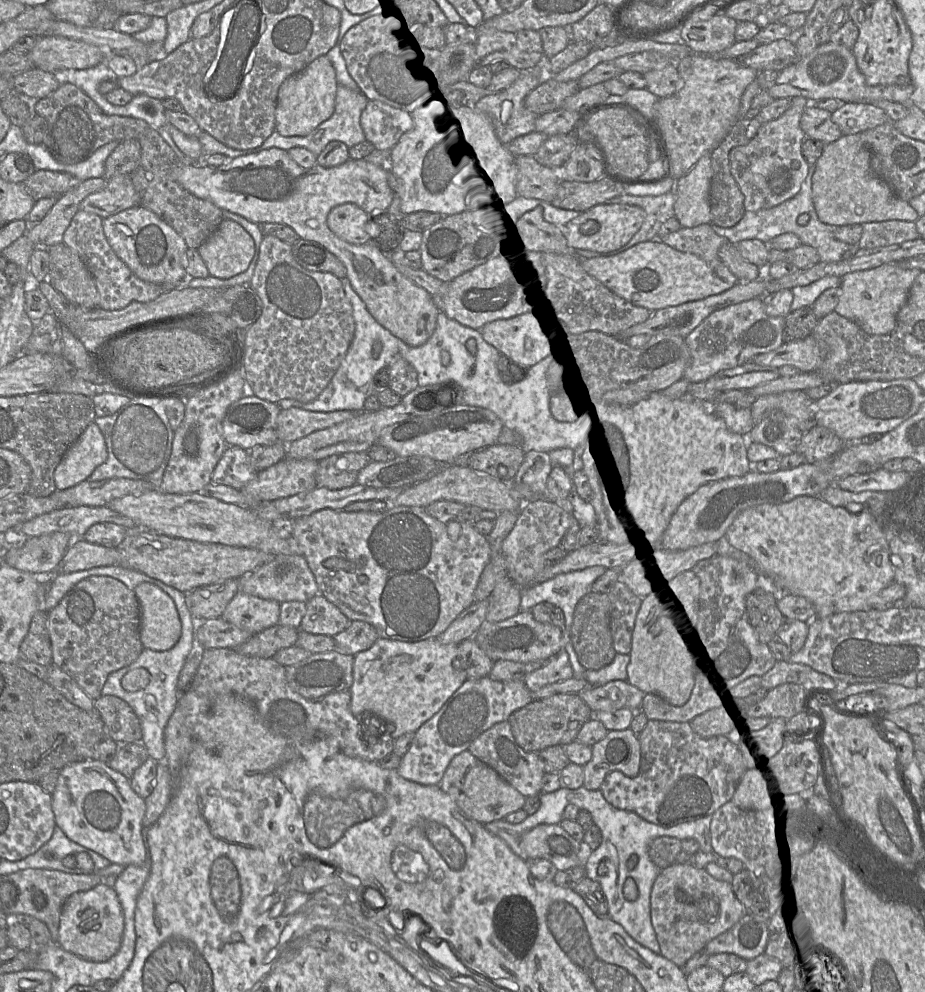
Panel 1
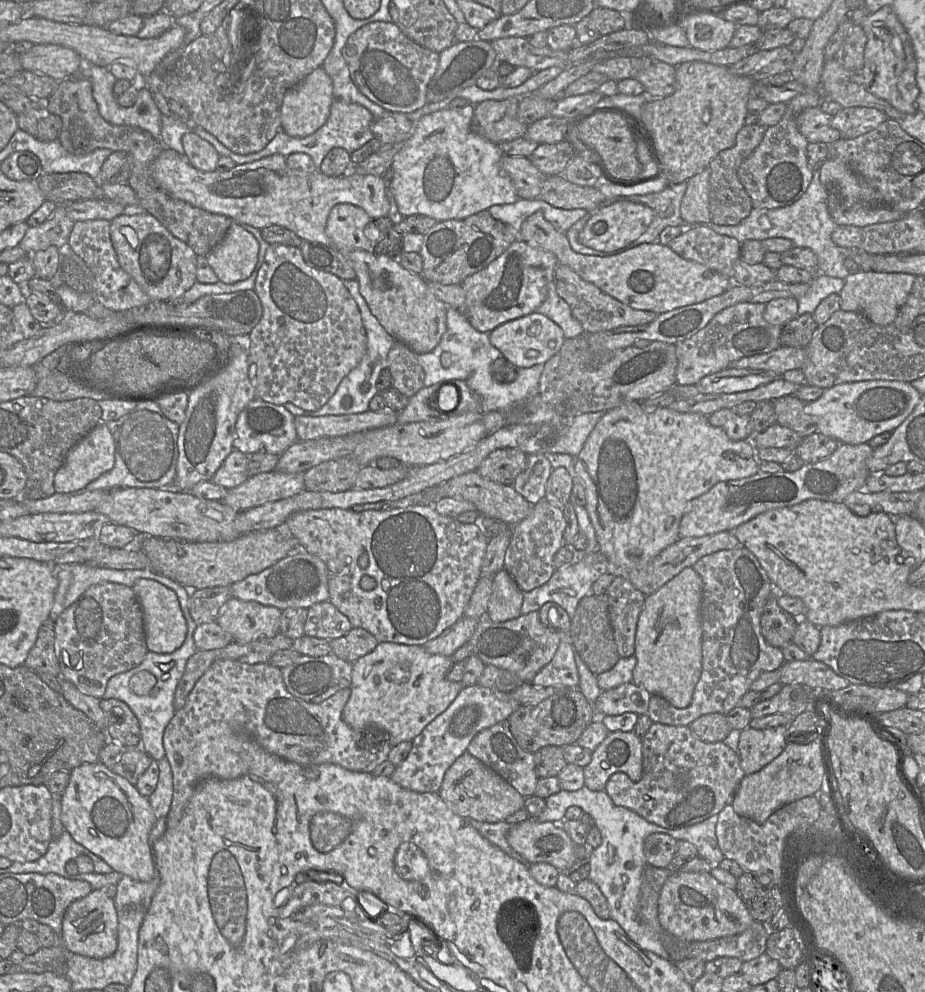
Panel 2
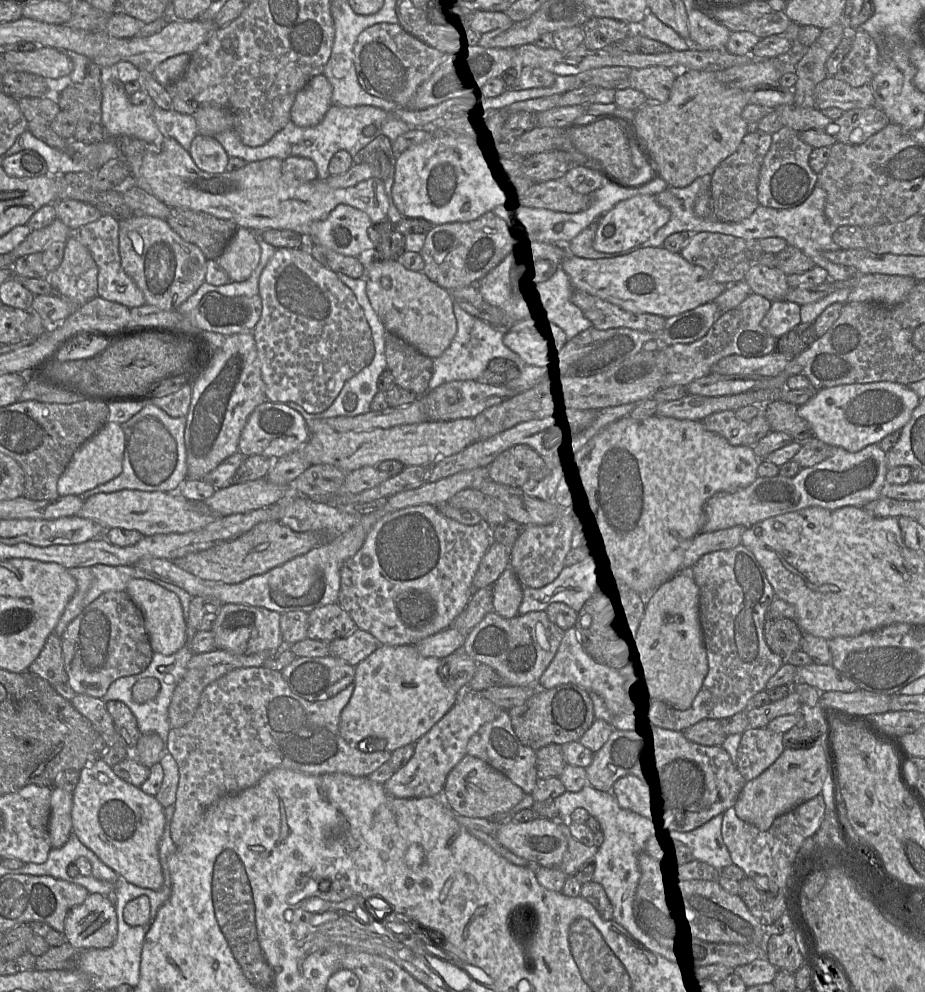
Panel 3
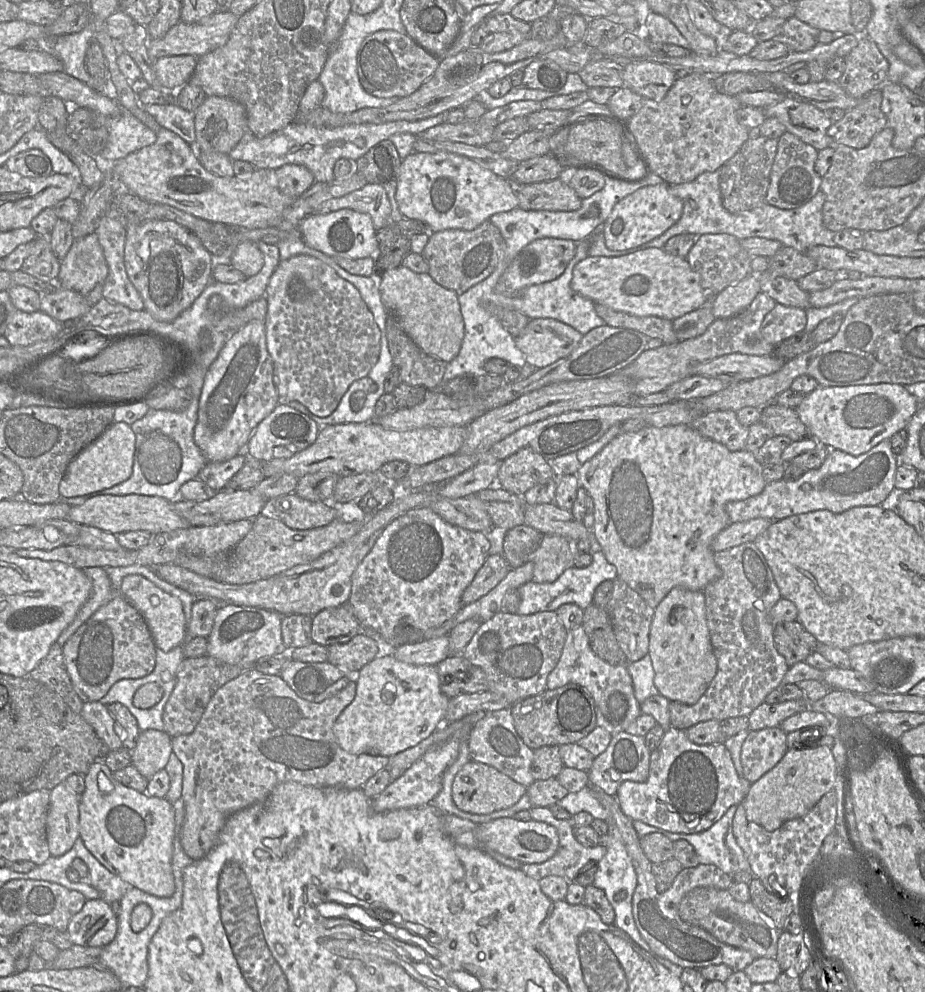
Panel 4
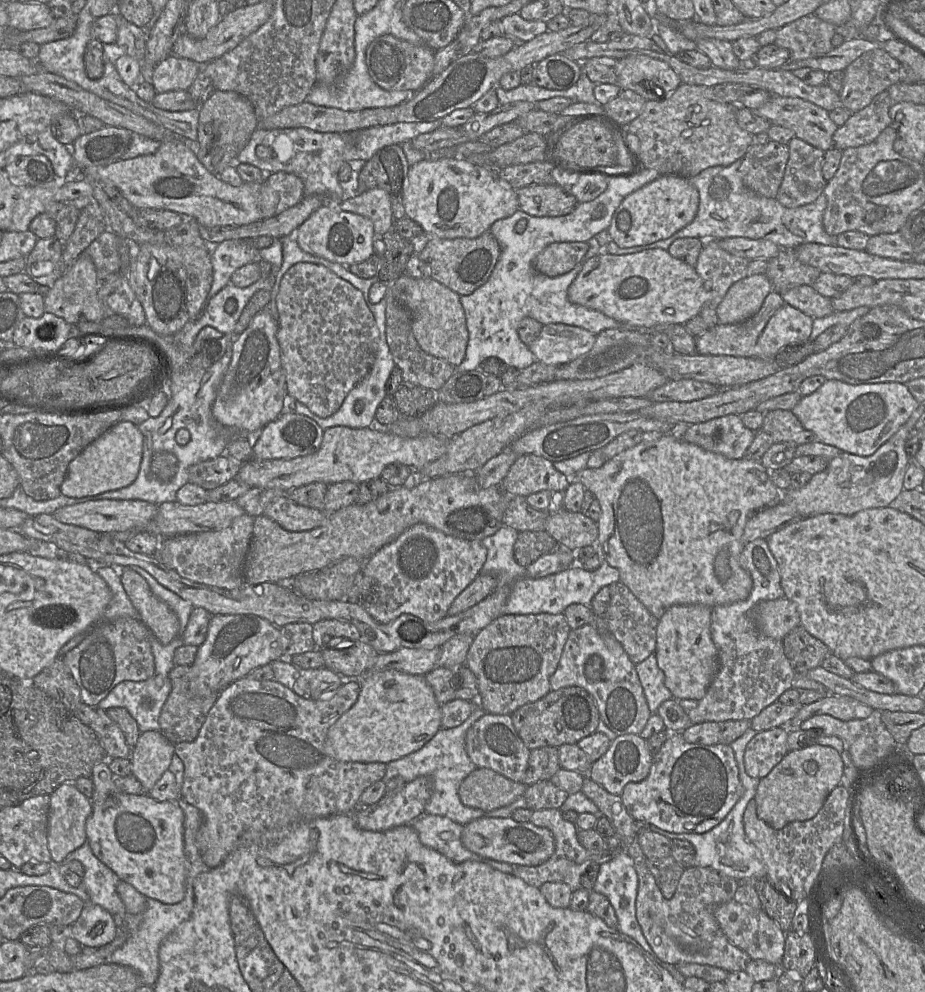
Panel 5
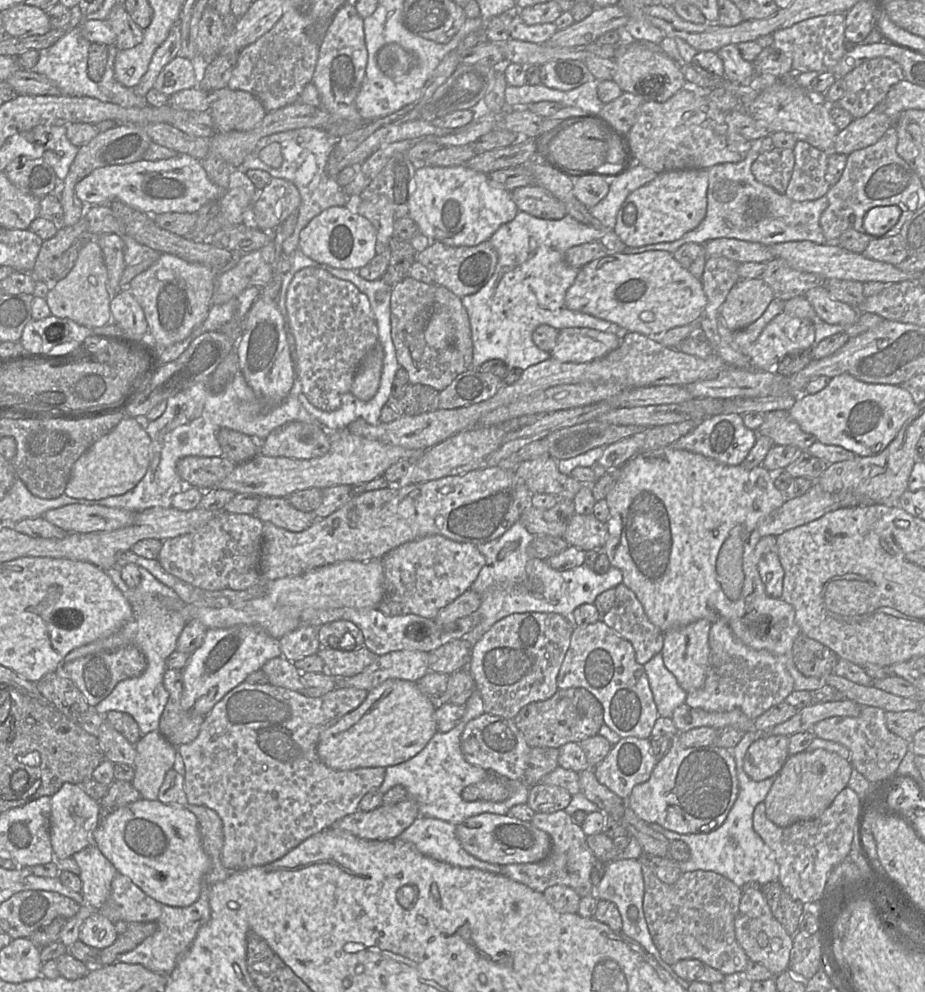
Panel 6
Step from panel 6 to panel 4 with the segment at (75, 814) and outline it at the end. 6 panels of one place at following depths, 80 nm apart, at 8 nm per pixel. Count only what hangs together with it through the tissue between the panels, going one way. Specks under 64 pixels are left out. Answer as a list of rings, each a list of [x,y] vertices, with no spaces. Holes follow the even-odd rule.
[[[65,782],[58,784],[50,791],[47,842],[51,856],[62,856],[80,837],[79,797]]]

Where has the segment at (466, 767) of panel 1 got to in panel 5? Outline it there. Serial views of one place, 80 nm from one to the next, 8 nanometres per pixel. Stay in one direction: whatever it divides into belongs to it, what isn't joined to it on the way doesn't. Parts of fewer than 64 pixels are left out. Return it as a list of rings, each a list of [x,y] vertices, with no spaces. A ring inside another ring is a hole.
[[[477,767],[461,782],[458,795],[467,807],[491,811],[524,796],[527,786],[489,768]]]

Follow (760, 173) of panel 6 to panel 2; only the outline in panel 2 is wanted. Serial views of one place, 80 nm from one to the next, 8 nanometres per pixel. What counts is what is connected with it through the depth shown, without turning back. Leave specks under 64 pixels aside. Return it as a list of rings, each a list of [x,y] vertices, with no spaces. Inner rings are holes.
[[[759,123],[745,124],[737,133],[735,145],[721,151],[709,164],[711,222],[717,225],[734,226],[745,219],[753,209],[751,199],[738,179],[737,171],[741,163],[749,157],[761,143],[767,127]]]

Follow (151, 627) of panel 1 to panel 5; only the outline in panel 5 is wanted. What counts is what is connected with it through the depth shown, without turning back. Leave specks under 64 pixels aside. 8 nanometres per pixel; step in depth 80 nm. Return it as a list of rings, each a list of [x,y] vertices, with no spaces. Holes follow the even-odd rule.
[[[131,568],[122,569],[121,583],[133,607],[139,613],[140,620],[152,634],[166,645],[178,633],[179,620],[170,607],[156,597],[146,580]]]

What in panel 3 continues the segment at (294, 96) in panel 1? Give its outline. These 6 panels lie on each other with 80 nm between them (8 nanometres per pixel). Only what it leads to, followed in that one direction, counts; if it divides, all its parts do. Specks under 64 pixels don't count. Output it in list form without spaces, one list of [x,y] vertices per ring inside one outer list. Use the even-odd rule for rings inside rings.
[[[321,73],[312,77],[300,90],[291,108],[291,122],[298,127],[317,125],[331,105],[332,85]]]

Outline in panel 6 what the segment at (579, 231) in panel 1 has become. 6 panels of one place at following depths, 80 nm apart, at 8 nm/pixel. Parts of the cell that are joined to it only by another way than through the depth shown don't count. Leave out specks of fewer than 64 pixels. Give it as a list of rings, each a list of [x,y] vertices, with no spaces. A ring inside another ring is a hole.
[[[707,169],[659,173],[654,180],[631,192],[617,213],[614,232],[627,247],[673,242],[695,229],[707,212]]]

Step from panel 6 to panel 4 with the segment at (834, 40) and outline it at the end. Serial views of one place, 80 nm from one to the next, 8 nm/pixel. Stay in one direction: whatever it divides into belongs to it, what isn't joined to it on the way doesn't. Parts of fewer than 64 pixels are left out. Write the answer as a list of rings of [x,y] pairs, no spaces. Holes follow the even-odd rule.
[[[793,16],[785,21],[781,32],[773,39],[786,44],[793,52],[805,52],[818,44],[819,32]]]

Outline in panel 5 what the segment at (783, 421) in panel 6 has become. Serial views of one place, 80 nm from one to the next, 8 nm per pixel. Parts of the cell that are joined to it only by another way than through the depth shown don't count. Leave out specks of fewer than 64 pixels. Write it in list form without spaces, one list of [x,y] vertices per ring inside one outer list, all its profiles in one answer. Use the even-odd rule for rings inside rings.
[[[772,410],[764,414],[762,431],[770,434],[775,442],[793,442],[796,445],[817,440],[814,433],[806,430],[791,410]]]

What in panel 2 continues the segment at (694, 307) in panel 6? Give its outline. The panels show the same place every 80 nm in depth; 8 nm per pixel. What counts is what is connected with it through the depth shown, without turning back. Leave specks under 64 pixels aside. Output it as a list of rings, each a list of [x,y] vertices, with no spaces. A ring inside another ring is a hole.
[[[541,211],[535,212],[522,223],[519,238],[552,252],[559,264],[570,267],[583,280],[636,310],[653,311],[656,314],[669,312],[718,296],[733,284],[729,277],[682,258],[668,245],[662,245],[658,241],[603,257],[577,253],[571,248],[567,235],[554,228]]]

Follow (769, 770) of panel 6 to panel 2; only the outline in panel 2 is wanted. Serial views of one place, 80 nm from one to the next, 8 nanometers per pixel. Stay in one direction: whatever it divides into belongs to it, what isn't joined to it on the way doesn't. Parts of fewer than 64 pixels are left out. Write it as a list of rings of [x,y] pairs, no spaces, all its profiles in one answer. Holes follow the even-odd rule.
[[[787,726],[741,731],[737,754],[746,775],[756,773],[778,757],[786,746]]]

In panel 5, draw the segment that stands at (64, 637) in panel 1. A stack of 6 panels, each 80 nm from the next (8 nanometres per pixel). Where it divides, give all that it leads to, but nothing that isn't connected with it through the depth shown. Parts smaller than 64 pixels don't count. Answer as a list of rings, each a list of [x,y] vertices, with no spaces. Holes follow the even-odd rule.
[[[131,617],[99,622],[63,660],[80,690],[82,702],[90,707],[97,706],[120,682],[143,681],[155,671],[150,630],[140,619]]]

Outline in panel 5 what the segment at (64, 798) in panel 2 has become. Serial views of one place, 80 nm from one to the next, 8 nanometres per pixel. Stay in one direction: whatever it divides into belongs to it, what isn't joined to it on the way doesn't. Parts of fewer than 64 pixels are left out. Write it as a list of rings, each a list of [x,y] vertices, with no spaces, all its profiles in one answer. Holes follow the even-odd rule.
[[[108,760],[92,770],[92,812],[86,821],[87,842],[93,854],[120,880],[133,886],[147,898],[164,904],[177,904],[185,897],[187,858],[184,852],[184,812],[176,801],[157,801],[148,794],[133,795],[117,790]]]

